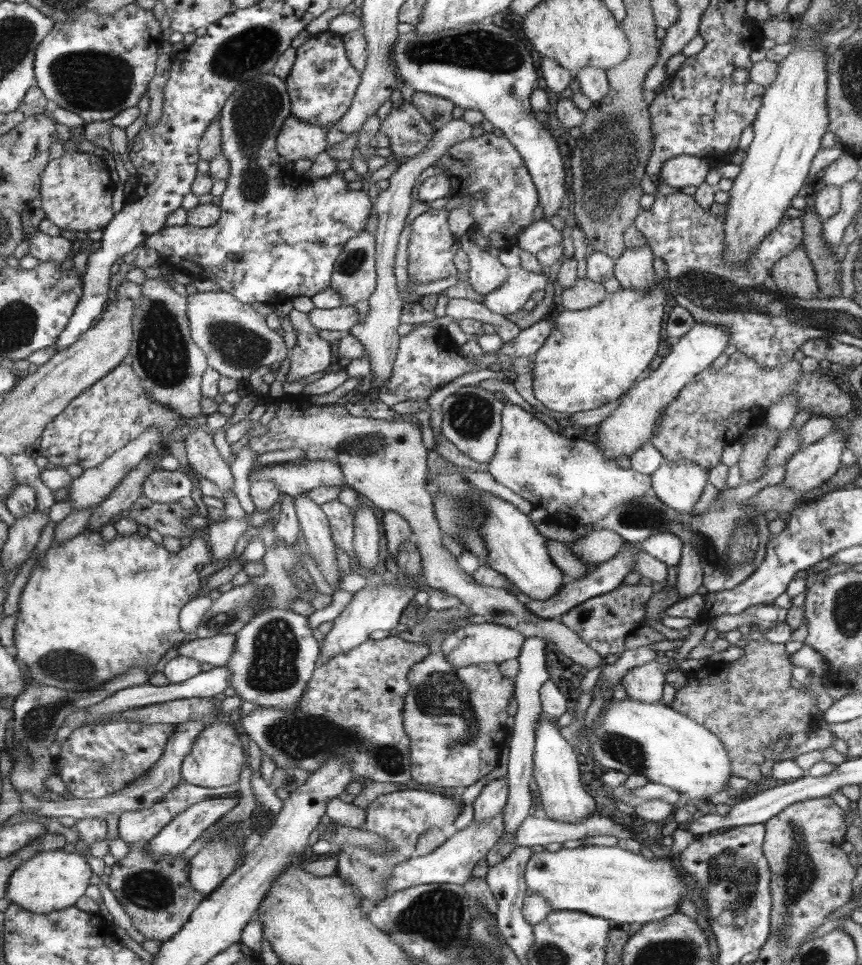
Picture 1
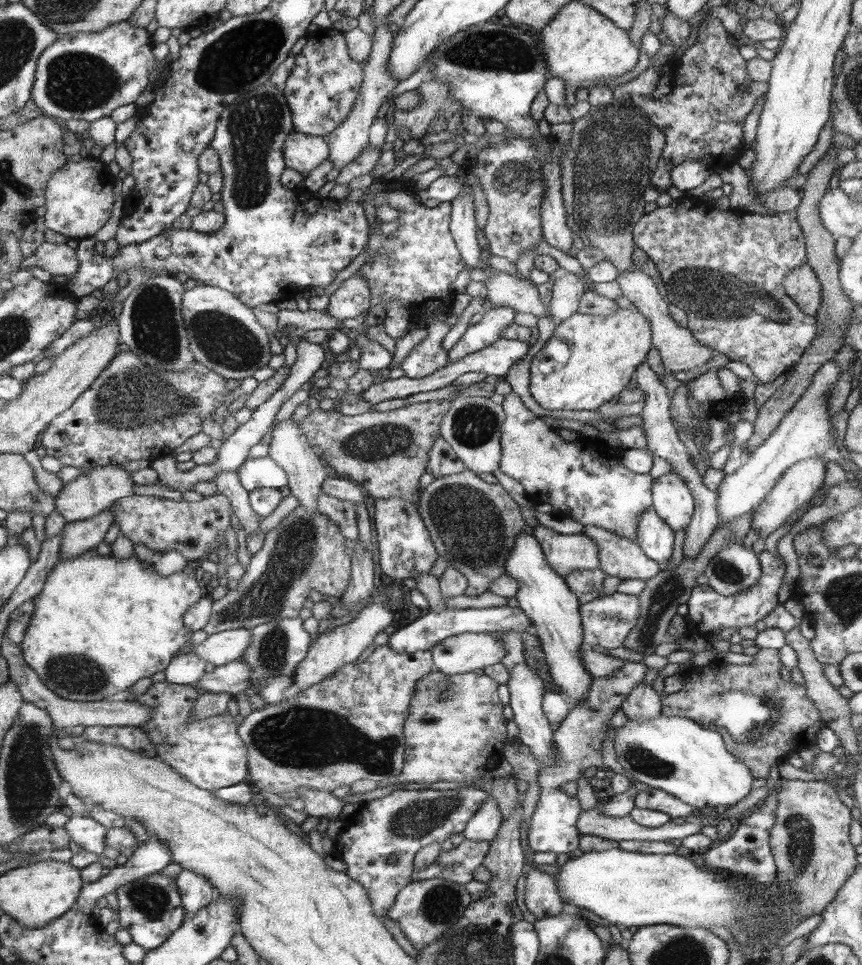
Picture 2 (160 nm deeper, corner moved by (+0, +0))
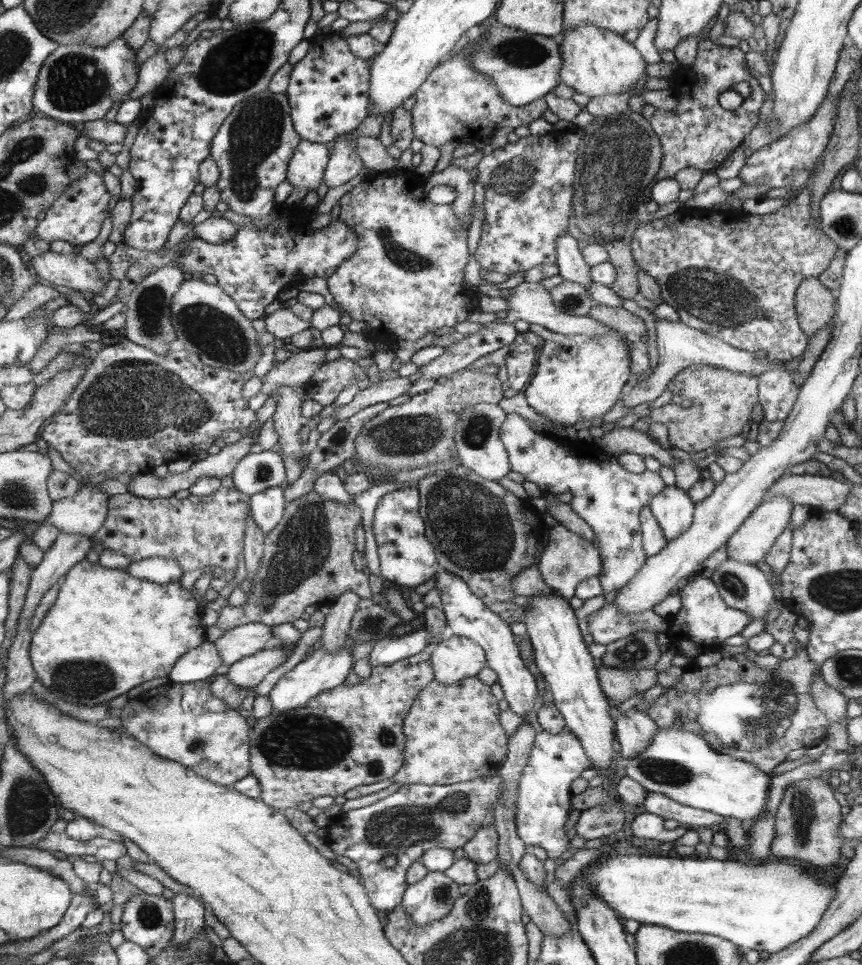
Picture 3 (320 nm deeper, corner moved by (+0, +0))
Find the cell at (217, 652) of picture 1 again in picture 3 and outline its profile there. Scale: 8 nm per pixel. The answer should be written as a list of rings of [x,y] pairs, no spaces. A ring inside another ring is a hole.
[[[262,623],[243,624],[226,630],[224,635],[213,643],[216,645],[223,664],[232,664],[245,656],[271,648],[276,638],[273,630]]]

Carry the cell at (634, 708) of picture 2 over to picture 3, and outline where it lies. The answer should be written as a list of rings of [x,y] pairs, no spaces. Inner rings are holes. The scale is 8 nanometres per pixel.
[[[635,706],[624,715],[619,715],[616,732],[622,758],[629,760],[645,750],[658,730],[657,722],[646,711],[638,711]]]

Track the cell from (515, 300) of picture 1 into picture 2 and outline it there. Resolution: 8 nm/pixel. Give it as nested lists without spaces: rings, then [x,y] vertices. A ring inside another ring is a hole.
[[[496,306],[484,311],[481,321],[468,325],[466,332],[448,351],[449,363],[452,364],[474,352],[478,352],[503,336],[503,330],[514,322],[516,314],[509,306]]]

